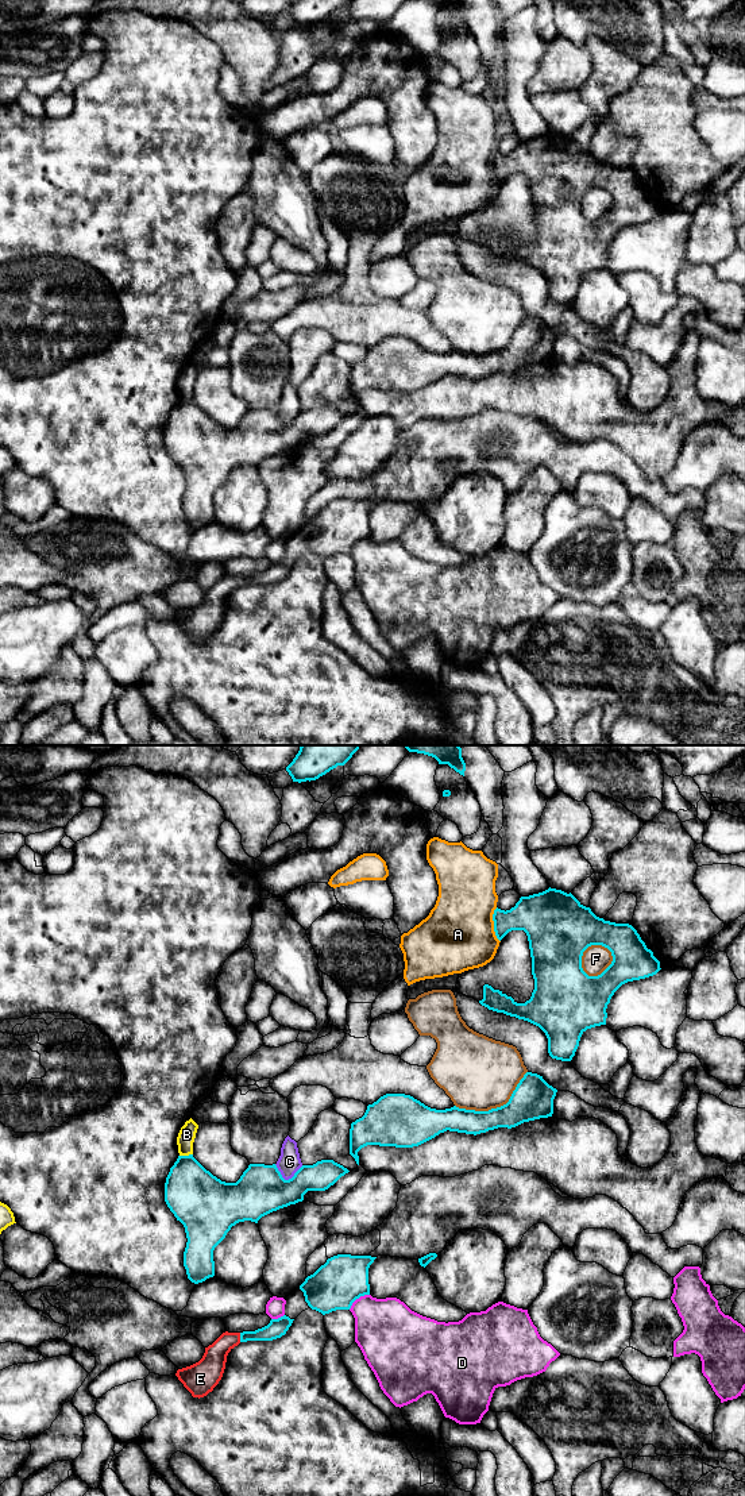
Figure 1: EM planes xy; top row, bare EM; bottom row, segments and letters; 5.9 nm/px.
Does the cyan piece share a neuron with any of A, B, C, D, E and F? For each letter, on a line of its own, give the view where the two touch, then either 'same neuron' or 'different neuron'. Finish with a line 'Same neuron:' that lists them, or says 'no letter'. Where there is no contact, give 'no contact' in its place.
A: contact in xy; same neuron
B: contact in xy; different neuron
C: contact in xy; different neuron
D: contact in xy; different neuron
E: contact in xy; same neuron
F: contact in xy; different neuron
Same neuron: A, E

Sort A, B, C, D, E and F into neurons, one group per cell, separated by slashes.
A E / B / C / D / F

